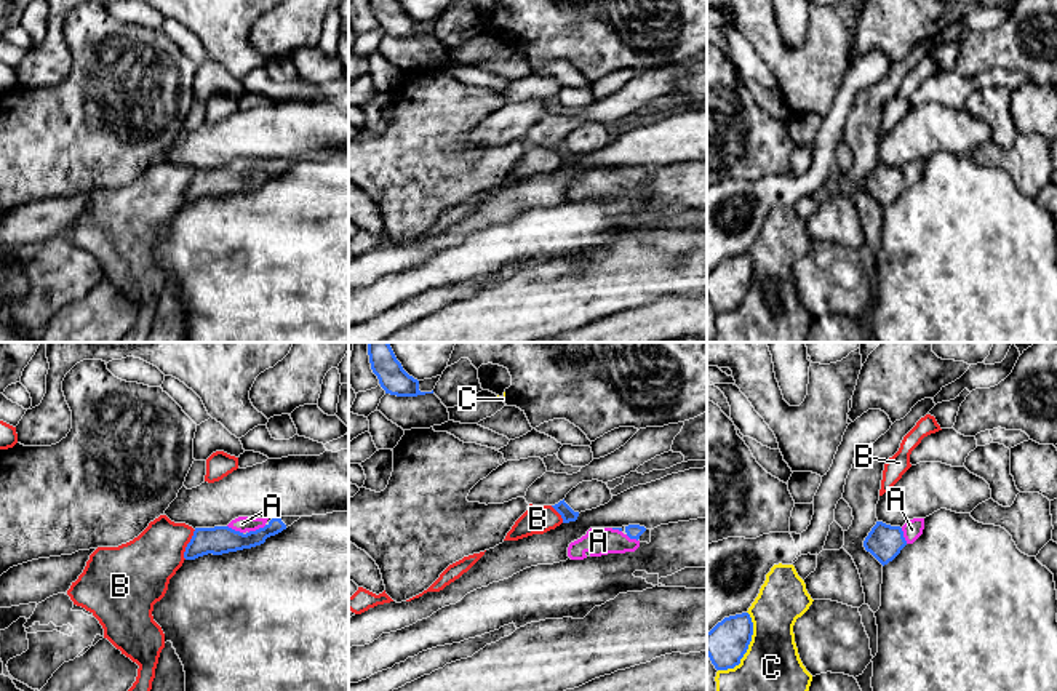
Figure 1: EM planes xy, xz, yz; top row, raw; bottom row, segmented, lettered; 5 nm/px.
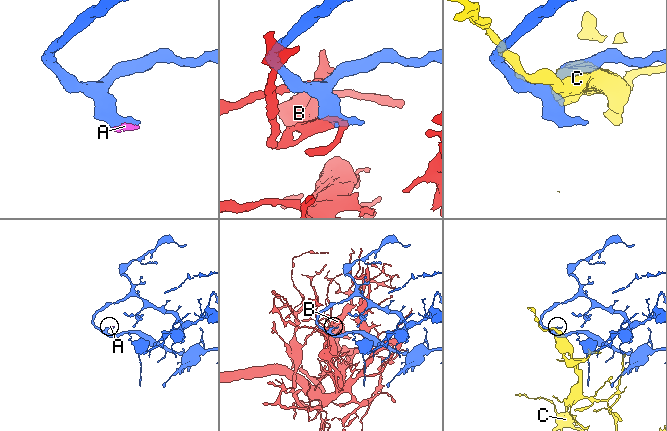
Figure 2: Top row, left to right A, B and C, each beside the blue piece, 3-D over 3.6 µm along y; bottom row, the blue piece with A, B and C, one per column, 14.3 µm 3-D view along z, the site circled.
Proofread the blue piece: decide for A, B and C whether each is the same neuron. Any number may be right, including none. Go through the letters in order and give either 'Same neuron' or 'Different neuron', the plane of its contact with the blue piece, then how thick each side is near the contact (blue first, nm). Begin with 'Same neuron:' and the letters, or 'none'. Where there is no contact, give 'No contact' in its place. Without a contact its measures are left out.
Same neuron: A
A: Same neuron. Touches blue in xy. Thickness 140 nm (blue) against 80 nm
B: Different neuron. Touches blue in xy. Thickness 140 nm (blue) against 280 nm
C: Different neuron. Touches blue in yz. Thickness 200 nm (blue) against 280 nm

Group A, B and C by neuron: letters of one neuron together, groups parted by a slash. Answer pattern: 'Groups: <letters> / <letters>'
Groups: A / B / C

